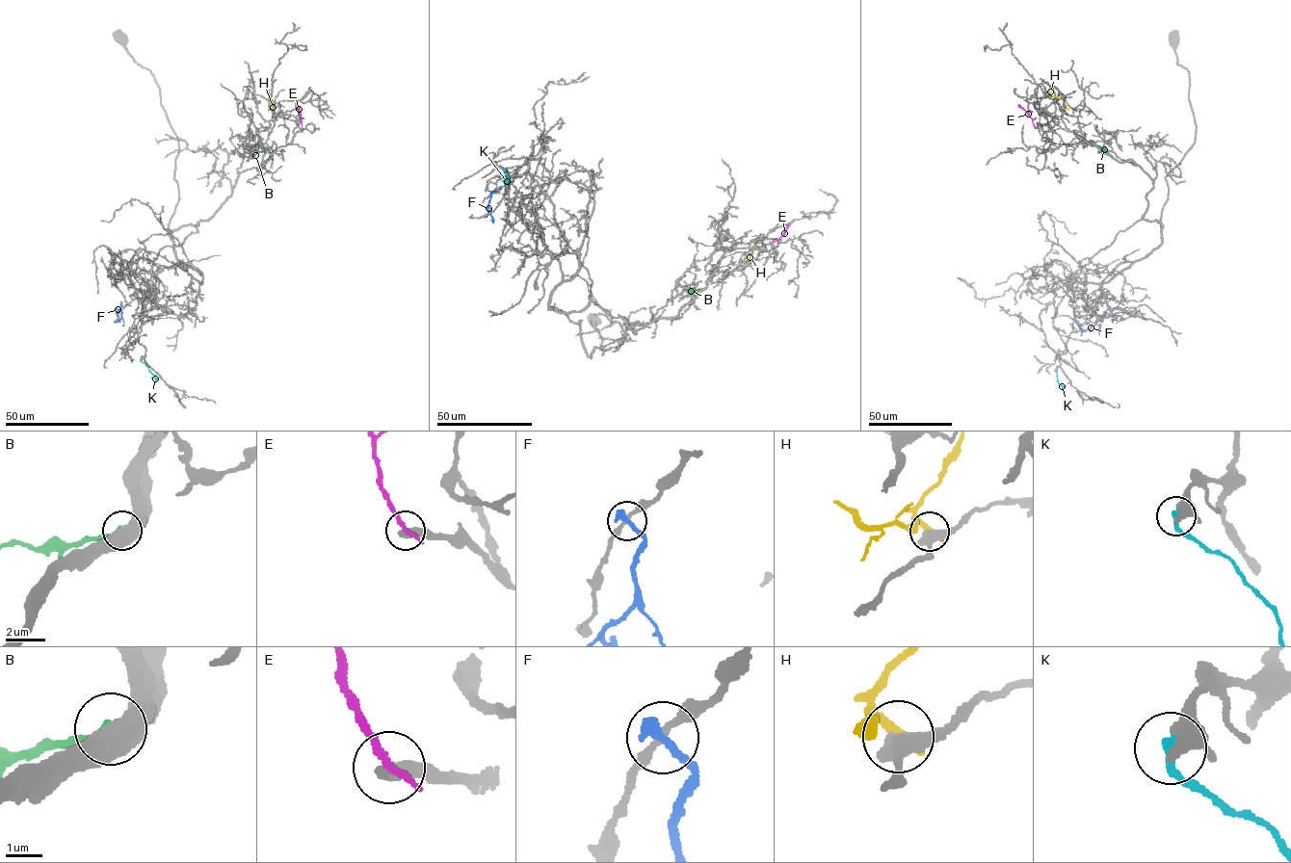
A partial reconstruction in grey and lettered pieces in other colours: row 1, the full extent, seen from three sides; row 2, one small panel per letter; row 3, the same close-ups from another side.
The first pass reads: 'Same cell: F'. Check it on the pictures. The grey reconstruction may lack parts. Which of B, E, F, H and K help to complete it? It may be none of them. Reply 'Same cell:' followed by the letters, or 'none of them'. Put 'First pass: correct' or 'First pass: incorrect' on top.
First pass: incorrect
Same cell: none of them

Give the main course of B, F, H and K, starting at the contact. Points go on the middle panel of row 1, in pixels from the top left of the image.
B: (705, 288), (683, 290)
F: (501, 187), (491, 193), (487, 207), (492, 223)
H: (749, 262), (753, 248), (759, 248)
K: (504, 169), (507, 173), (506, 181), (510, 181)

